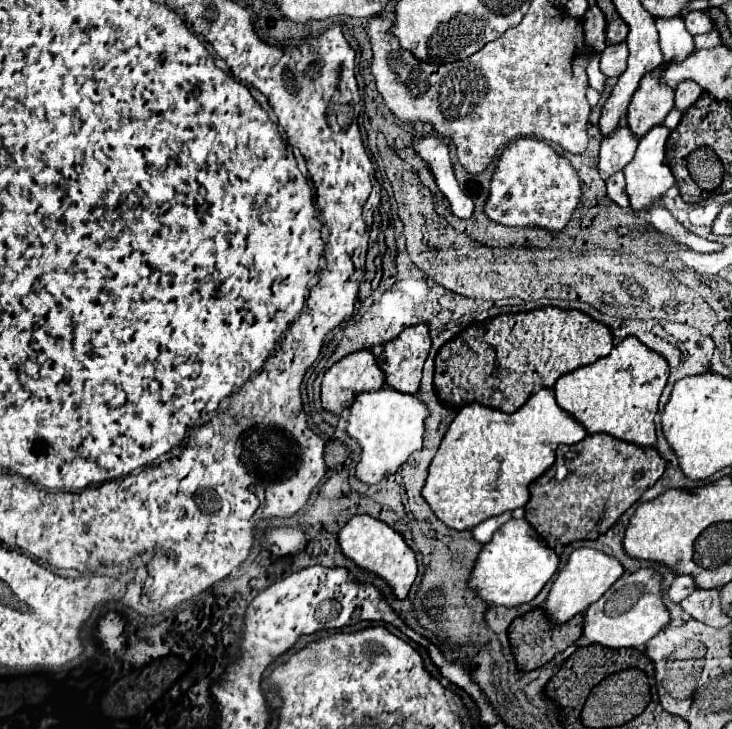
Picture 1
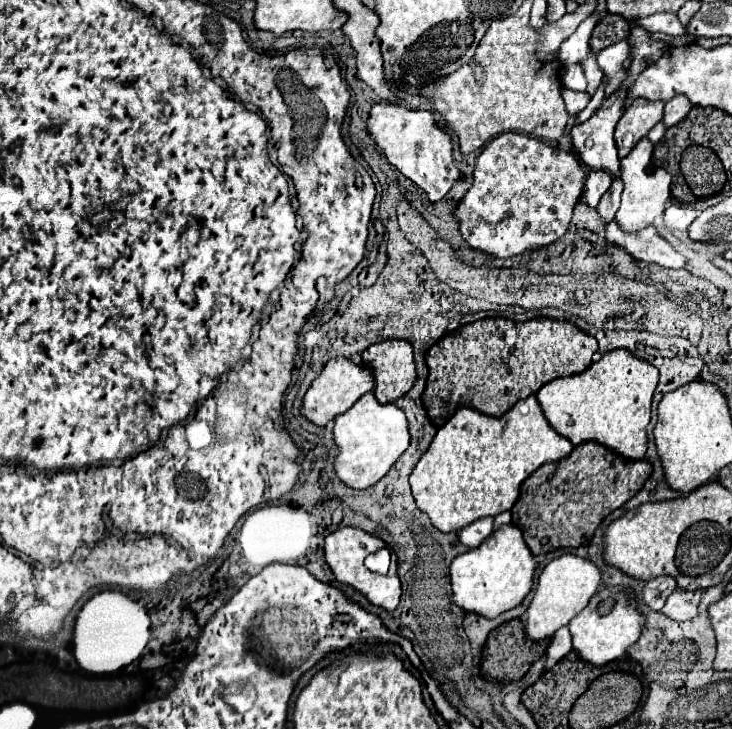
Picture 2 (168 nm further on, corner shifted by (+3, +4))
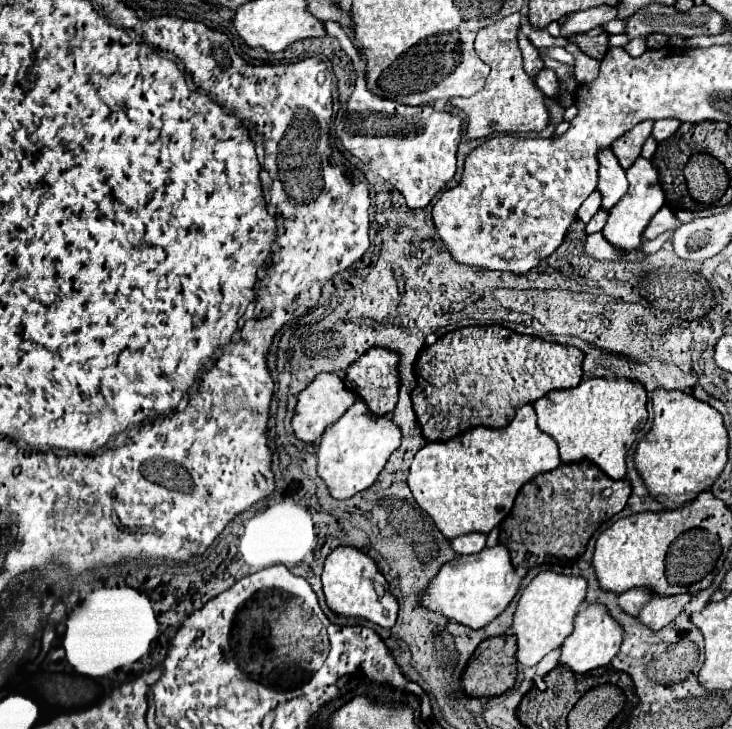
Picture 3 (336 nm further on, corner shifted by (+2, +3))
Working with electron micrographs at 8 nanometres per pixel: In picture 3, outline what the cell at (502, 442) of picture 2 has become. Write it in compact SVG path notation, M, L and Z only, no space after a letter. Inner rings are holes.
M532 404L518 408L514 420L504 428L486 428L476 426L470 428L446 442L428 442L412 460L408 486L412 490L414 500L422 510L430 514L438 530L448 538L456 538L468 532L484 532L488 534L494 526L498 526L512 510L514 498L518 490L532 480L538 472L548 472L560 466L560 454L556 442L544 434L536 424L536 412Z

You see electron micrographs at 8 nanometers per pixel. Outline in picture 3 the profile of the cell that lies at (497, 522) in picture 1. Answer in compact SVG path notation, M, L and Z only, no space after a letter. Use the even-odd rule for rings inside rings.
M466 534L452 540L452 548L456 550L456 554L476 554L484 548L484 544L486 544L484 534Z

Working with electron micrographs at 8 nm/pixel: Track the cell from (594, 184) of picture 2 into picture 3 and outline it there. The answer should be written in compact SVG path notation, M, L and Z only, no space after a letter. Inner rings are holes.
M594 190L594 194L590 194L590 198L584 200L584 204L578 210L578 218L582 222L588 222L600 210L600 198L602 198L602 194L598 190Z

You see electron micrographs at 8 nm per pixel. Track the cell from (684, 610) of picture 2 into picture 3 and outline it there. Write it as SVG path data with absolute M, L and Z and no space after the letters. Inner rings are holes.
M676 594L676 596L654 596L638 614L638 618L652 630L660 630L668 626L692 600L690 594Z

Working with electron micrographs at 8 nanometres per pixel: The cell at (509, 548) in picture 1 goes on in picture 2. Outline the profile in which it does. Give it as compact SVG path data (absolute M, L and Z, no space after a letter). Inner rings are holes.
M503 525L483 545L457 555L451 563L451 589L453 601L467 613L475 613L487 619L517 607L533 587L535 561L527 549L521 531L515 525Z

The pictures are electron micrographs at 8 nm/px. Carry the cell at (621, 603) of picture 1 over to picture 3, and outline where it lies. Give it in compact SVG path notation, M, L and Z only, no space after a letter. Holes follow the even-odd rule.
M588 604L582 606L582 610L578 612L574 620L574 632L562 644L560 662L576 670L578 674L586 674L594 668L608 666L612 658L618 654L620 644L622 644L622 626L610 618L604 604Z

